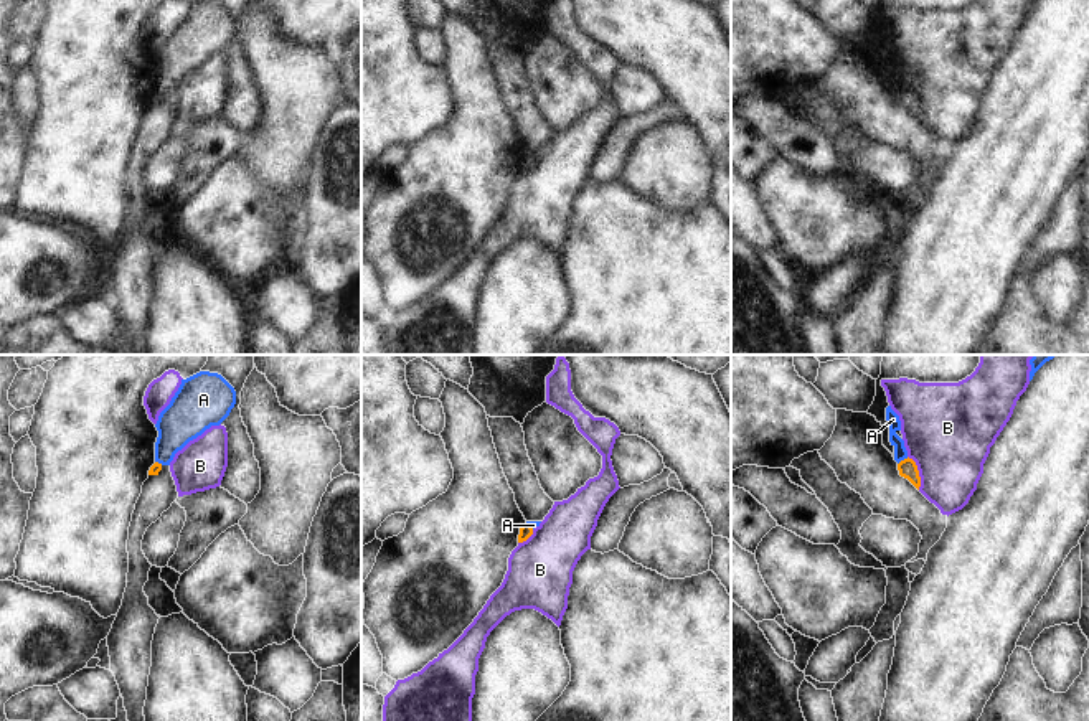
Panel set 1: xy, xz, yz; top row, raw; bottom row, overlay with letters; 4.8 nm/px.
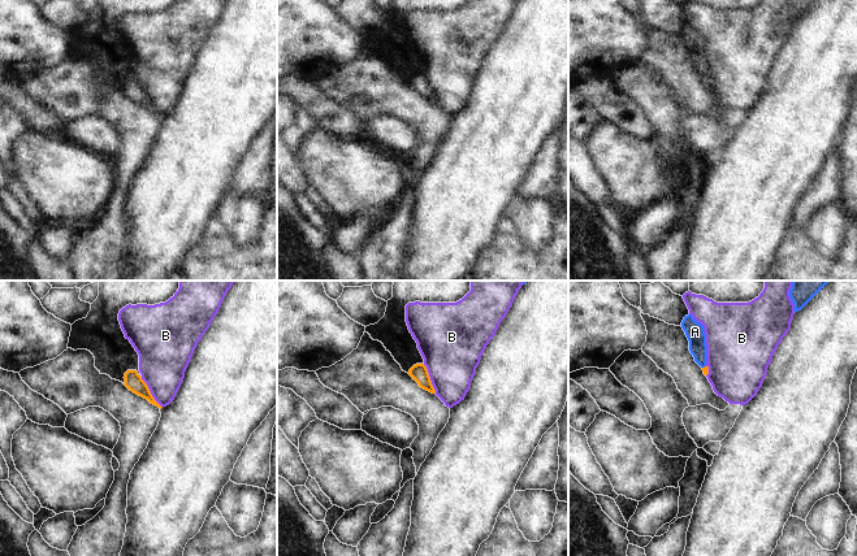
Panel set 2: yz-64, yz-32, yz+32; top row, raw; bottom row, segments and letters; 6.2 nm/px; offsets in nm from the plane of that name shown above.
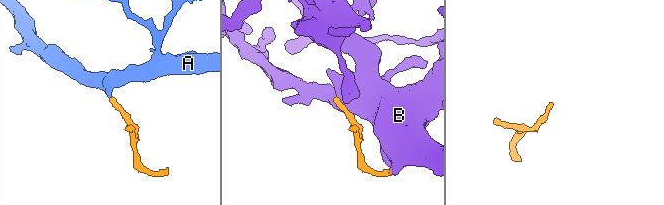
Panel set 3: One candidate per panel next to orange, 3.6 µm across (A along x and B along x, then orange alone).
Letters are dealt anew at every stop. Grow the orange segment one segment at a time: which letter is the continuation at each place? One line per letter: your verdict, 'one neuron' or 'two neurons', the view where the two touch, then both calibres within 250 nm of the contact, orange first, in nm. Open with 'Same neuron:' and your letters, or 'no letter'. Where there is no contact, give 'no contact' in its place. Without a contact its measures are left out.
Same neuron: A
A: one neuron | yz | 90/60 nm
B: two neurons | yz | 90/440 nm

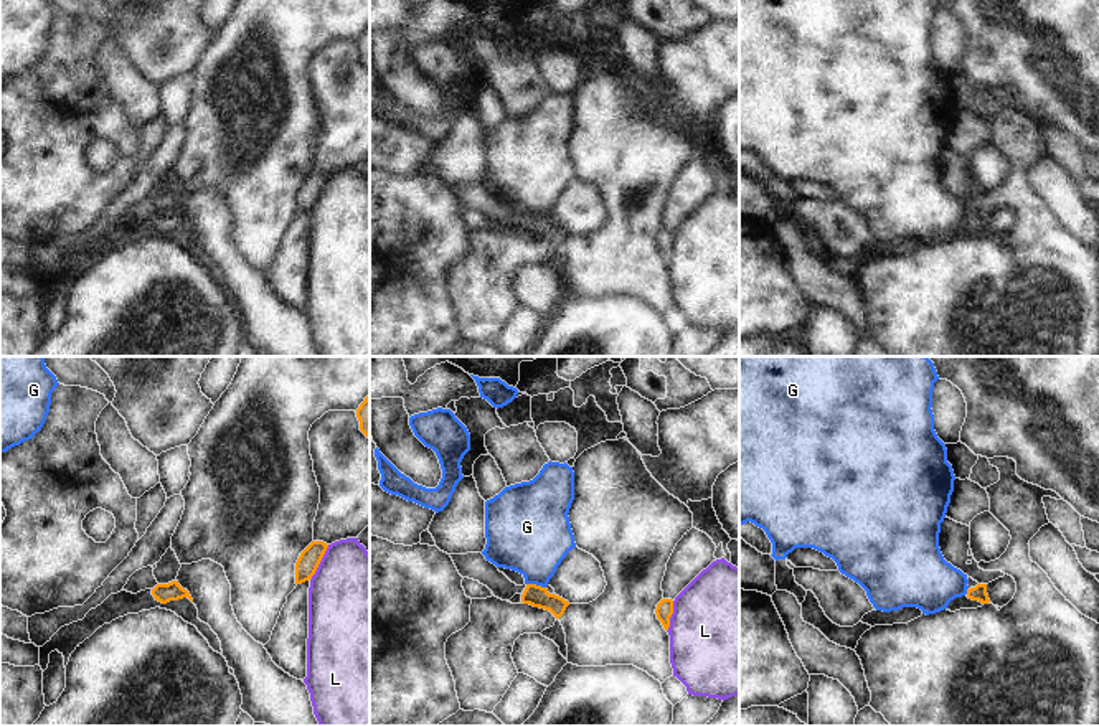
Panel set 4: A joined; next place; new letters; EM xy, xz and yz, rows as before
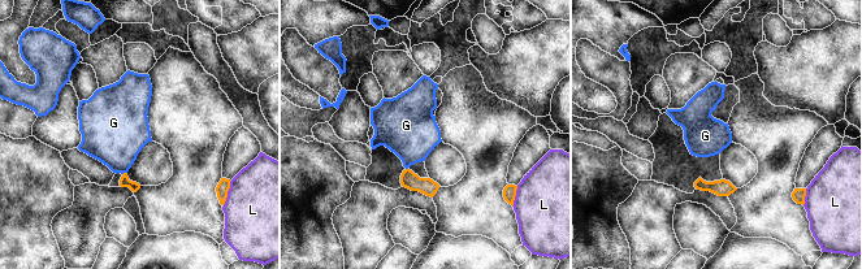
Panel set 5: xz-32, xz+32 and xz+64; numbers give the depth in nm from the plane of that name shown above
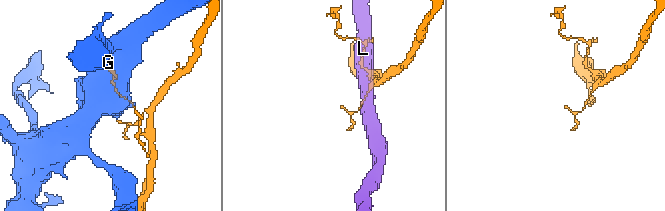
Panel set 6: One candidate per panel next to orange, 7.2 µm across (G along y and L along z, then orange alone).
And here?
Same neuron: no letter
G: two neurons | xz | 110/400 nm
L: two neurons | xy | 110/460 nm

